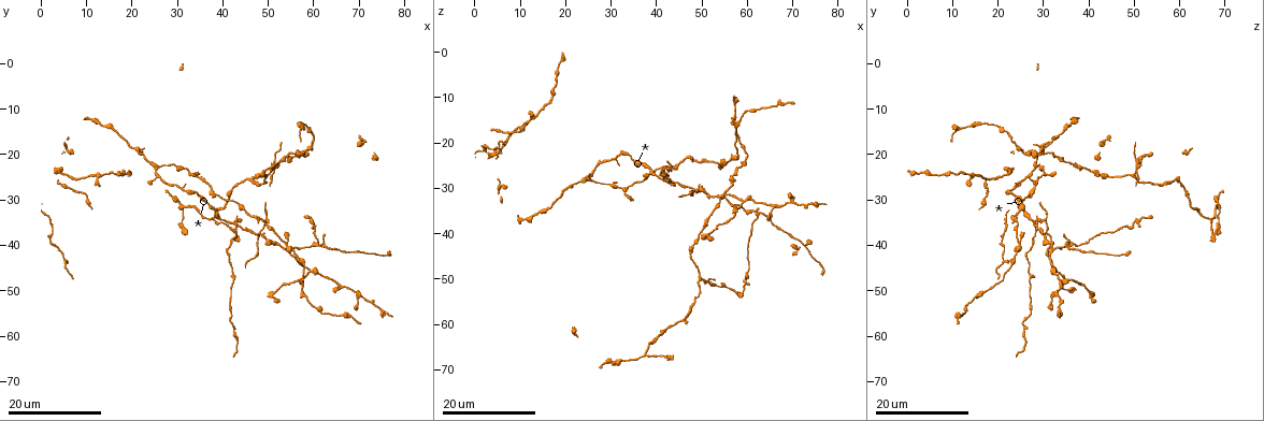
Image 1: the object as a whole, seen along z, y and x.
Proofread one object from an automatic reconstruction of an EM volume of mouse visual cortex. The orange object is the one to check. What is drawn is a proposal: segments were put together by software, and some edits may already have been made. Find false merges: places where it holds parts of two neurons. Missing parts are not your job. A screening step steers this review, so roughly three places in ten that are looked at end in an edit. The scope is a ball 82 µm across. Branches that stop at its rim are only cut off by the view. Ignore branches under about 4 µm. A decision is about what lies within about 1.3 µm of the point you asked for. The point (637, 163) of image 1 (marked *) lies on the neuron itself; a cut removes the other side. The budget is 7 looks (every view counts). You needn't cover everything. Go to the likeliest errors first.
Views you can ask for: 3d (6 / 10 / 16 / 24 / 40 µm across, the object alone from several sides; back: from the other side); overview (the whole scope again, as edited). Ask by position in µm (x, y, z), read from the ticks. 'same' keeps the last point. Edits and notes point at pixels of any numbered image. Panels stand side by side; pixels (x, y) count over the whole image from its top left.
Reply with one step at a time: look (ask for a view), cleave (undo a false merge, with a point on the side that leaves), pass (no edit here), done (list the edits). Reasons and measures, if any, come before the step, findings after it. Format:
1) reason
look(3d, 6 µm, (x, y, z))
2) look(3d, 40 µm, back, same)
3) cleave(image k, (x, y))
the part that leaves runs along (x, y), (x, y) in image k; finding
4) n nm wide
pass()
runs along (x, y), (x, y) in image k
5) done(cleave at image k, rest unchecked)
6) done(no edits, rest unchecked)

looks like a crossing
look(3d, 24 µm, (48.5, 37.5, 30.0))

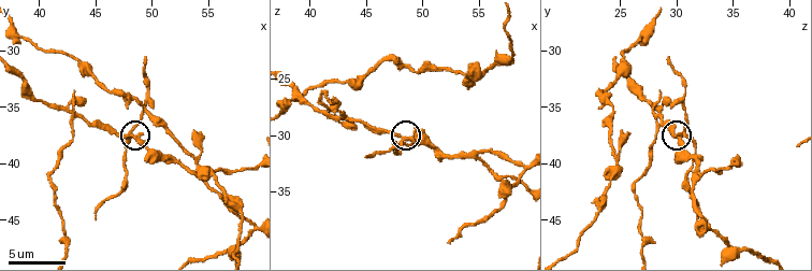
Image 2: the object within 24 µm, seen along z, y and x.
look(3d, 6 µm, (48.4, 37.4, 30.2))

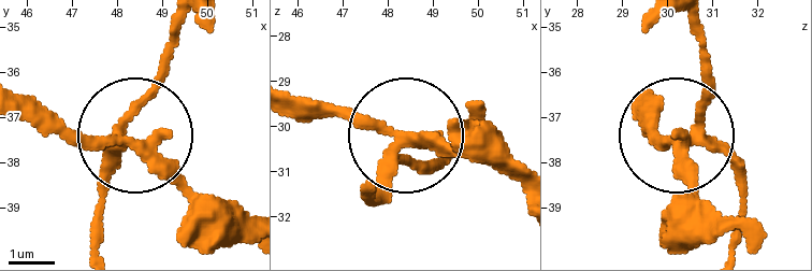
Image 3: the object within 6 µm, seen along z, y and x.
side arm 10 µm
cleave(image 3, (160, 85))
the part that leaves runs along (130, 140), (100, 174), (100, 244) in image 3; two neurons meet here

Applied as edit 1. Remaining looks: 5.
four or more arms meet
look(3d, 6 µm, (43.0, 36.2, 28.2))

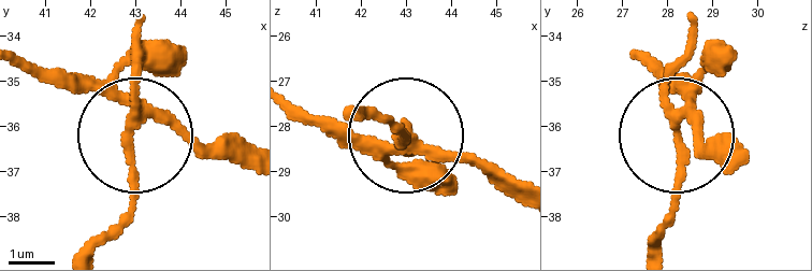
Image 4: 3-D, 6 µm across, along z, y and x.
from behind
look(3d, 6 µm, back, (42.85, 36.15, 28.25))

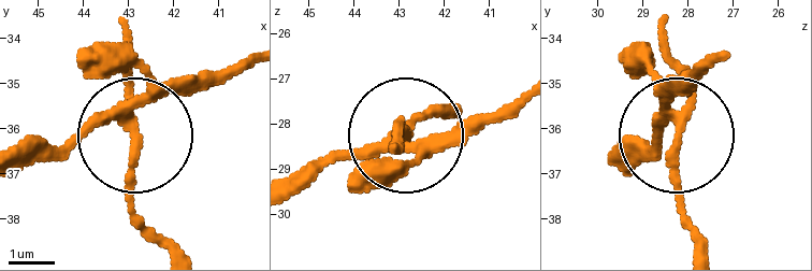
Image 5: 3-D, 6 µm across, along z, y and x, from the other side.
210 nm wide
cleave(image 5, (131, 187))
the part that leaves runs along (128, 119), (128, 196), (162, 242) in image 5; two neurons meet here

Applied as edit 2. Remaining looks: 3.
look(overview)

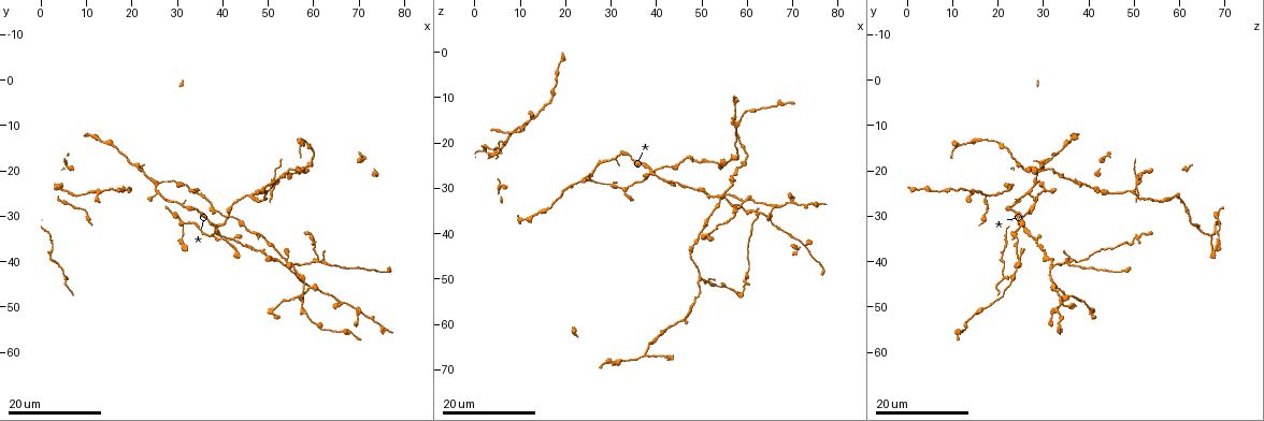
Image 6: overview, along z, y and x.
three-way junction
look(3d, 24 µm, (37.5, 34.5, 67.0))

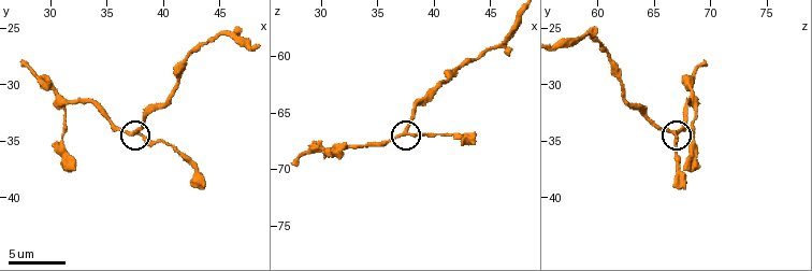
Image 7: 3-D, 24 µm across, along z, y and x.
zoom in
look(3d, 10 µm, (37.4, 34.4, 66.8))

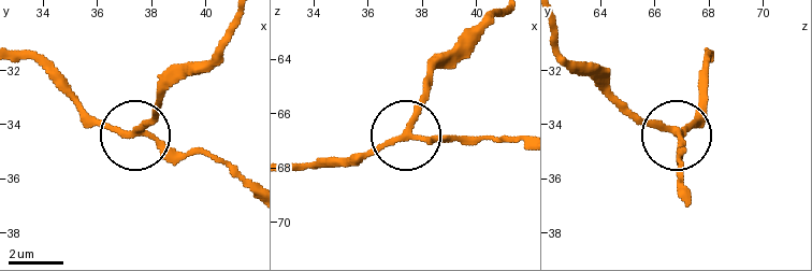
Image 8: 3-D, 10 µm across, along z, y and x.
220 nm wide
pass()
continuous, no second neuron

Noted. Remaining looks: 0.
done(cleave at image 3, cleave at image 5, rest unchecked)

